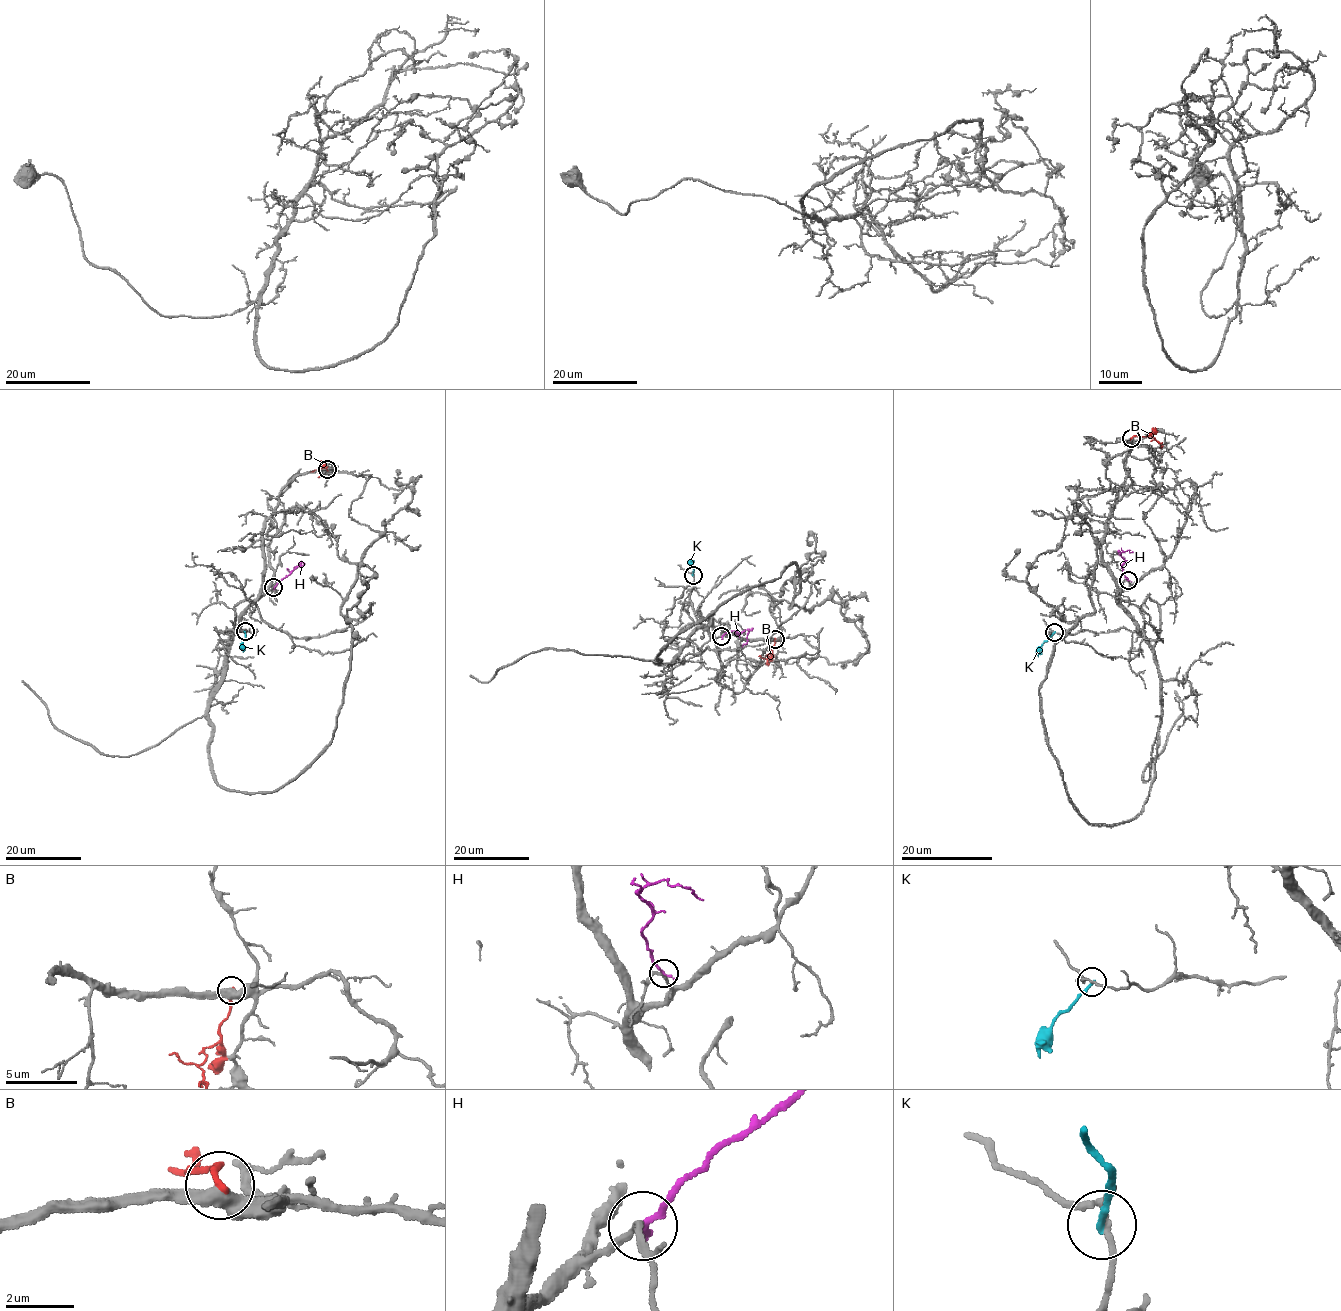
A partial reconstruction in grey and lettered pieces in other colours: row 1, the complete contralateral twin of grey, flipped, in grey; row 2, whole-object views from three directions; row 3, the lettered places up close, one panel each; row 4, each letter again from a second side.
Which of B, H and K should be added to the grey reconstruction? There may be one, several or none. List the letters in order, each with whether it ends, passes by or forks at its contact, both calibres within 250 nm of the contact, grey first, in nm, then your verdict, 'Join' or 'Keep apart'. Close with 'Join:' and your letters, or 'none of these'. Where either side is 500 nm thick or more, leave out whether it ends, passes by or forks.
B: It ends there. Thickness 480 nm (grey) against 200 nm. Keep apart
H: It ends there. Thickness 200 nm (grey) against 200 nm. Join
K: It ends there. Thickness 170 nm (grey) against 200 nm. Keep apart
Join: H

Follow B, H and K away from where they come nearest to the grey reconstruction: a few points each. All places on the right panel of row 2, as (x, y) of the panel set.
B: (1131, 439), (1153, 436), (1161, 444), (1159, 448)
H: (1128, 579), (1121, 568), (1124, 559), (1120, 554), (1128, 550), (1140, 557)
K: (1054, 631), (1043, 644), (1038, 656)

